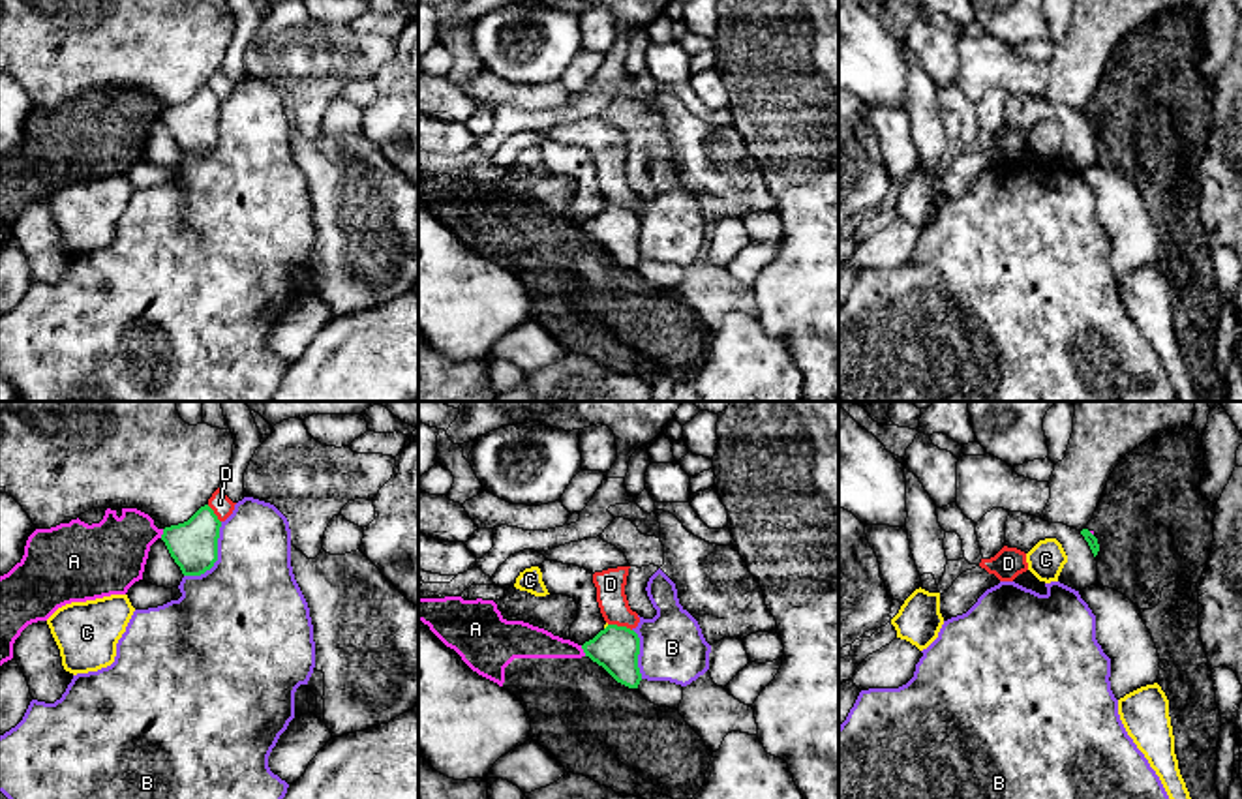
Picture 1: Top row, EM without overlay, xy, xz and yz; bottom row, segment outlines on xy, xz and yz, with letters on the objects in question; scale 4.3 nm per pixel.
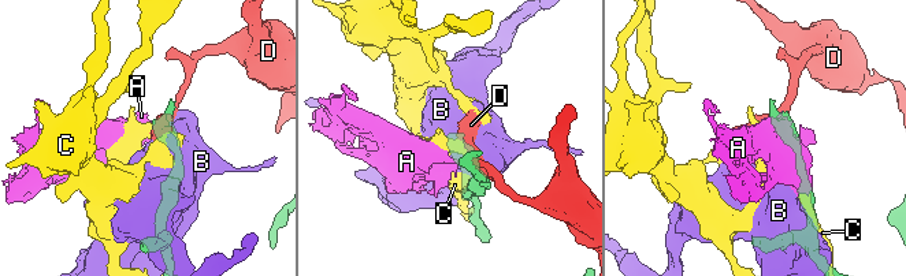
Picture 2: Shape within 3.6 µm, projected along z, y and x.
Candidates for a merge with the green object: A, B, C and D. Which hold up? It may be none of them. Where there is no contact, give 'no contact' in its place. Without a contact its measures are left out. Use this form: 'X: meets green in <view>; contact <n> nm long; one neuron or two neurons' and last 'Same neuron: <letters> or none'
A: meets green in xz; contact 50 nm long; two neurons
B: meets green in xy; contact 280 nm long; two neurons
C: meets green in xz; contact 30 nm long; two neurons
D: meets green in xz; contact 110 nm long; two neurons
Same neuron: none

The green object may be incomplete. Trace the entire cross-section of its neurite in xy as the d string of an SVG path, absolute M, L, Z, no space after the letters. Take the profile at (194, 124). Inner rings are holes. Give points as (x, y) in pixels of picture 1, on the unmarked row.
M204 84L188 101L163 109L161 120L184 156L201 156L214 146L220 107L221 101Z

